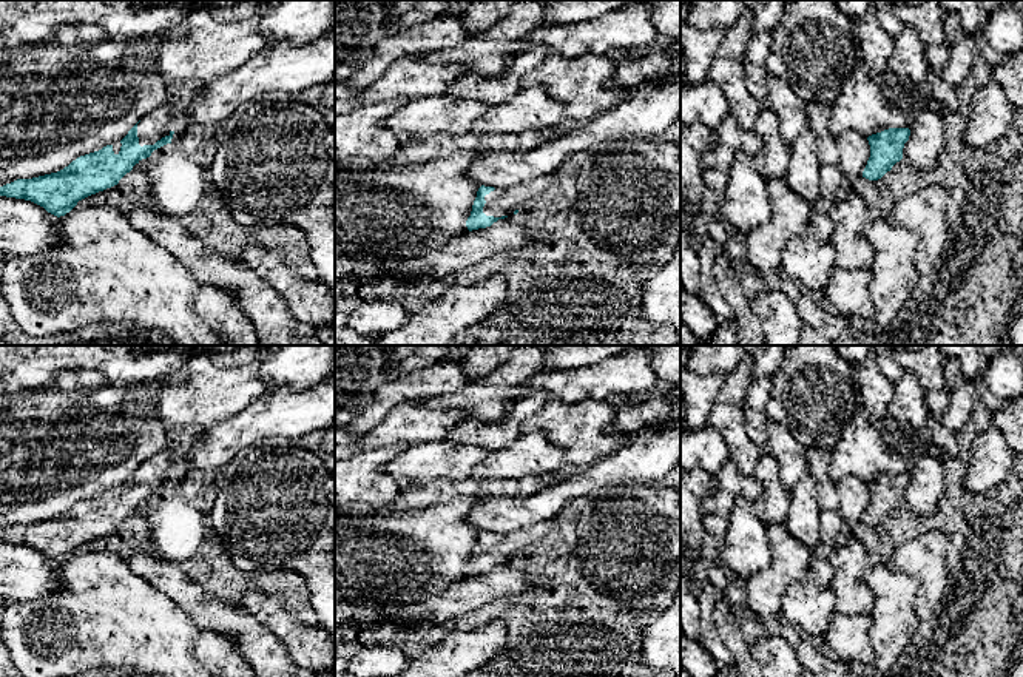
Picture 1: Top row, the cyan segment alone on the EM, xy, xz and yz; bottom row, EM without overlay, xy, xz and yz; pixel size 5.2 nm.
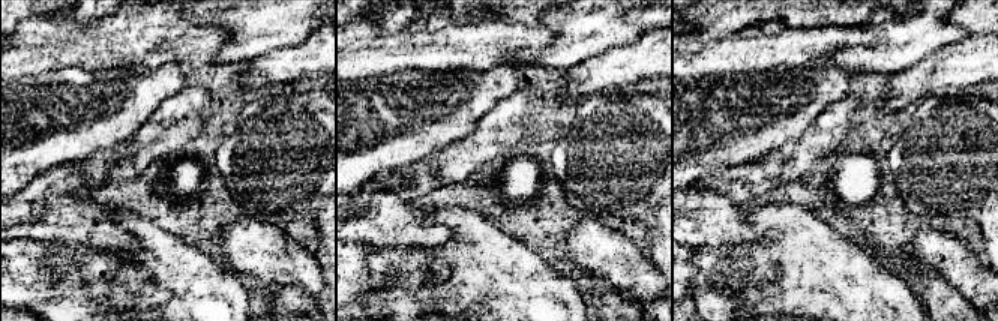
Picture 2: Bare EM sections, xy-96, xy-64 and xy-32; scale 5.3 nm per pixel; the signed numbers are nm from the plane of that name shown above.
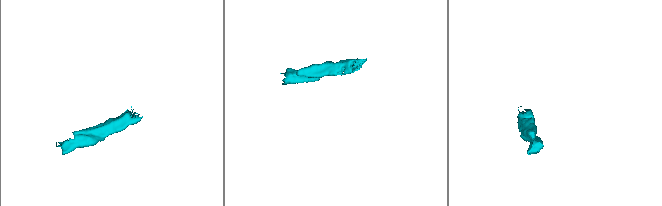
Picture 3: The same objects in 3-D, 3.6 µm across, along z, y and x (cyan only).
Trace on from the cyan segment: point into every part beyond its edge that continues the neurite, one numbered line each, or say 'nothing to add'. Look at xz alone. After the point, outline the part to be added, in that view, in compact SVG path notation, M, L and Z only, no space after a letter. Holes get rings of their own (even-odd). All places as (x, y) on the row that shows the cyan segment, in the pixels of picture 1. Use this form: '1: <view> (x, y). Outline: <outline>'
1: xz (500, 202). Outline: M555 173L539 177L525 185L515 185L511 188L495 188L489 194L484 196L483 213L486 216L501 217L501 216L515 216L514 211L520 210L523 202L535 199L542 194L548 187L555 182Z

